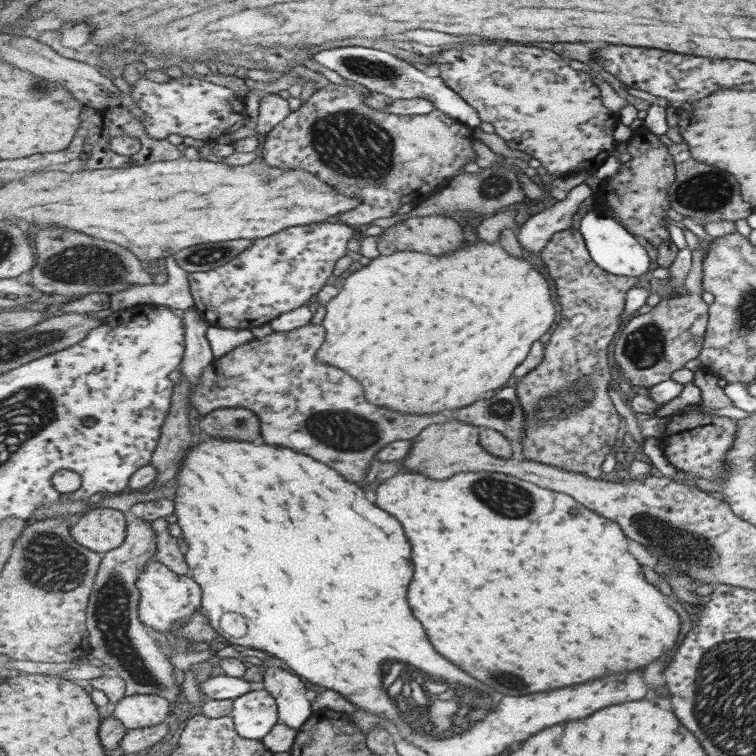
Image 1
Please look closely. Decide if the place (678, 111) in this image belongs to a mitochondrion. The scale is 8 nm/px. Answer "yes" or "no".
no

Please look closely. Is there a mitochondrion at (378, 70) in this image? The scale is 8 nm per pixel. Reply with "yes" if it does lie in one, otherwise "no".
yes

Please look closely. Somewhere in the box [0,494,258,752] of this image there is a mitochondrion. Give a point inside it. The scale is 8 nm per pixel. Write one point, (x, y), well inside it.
(46, 561)

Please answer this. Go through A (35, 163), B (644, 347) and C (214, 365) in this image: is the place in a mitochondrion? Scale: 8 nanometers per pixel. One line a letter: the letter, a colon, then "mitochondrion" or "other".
A: other
B: mitochondrion
C: other

